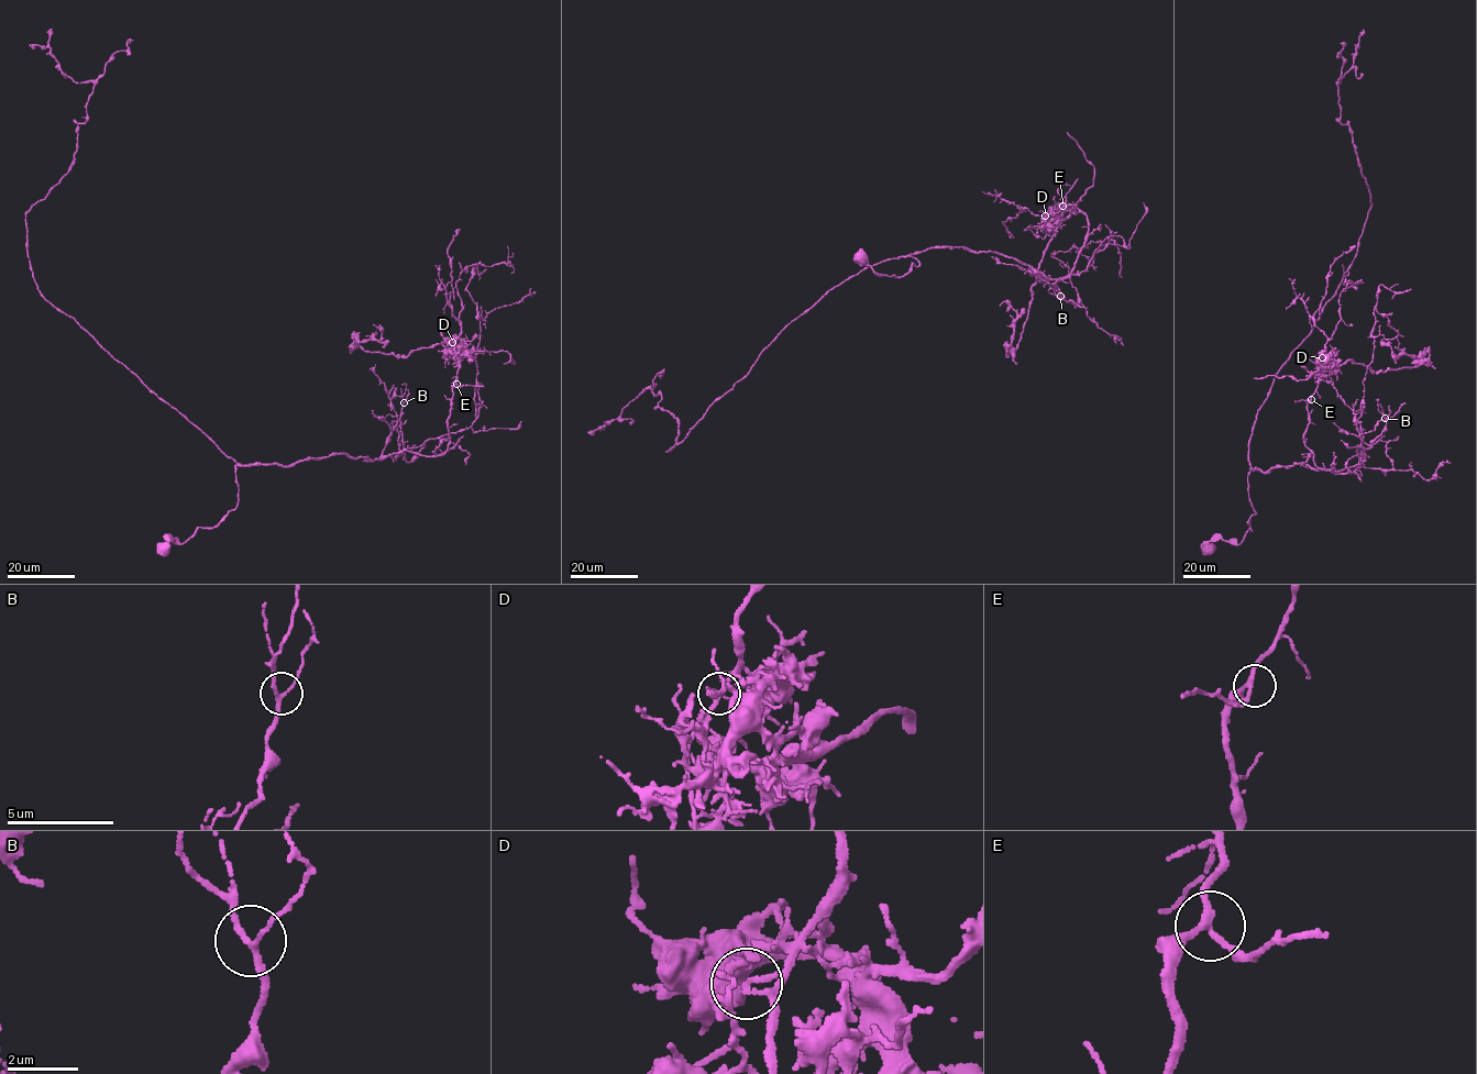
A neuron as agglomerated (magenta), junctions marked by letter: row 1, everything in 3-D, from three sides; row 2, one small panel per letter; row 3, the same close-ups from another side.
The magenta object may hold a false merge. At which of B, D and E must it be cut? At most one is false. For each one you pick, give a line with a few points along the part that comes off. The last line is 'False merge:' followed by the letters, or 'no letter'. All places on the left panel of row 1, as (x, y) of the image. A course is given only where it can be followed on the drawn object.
D: foreign part runs (452, 342), (463, 345), (434, 344), (405, 357), (366, 352), (357, 343), (379, 340), (373, 324)
False merge: D

